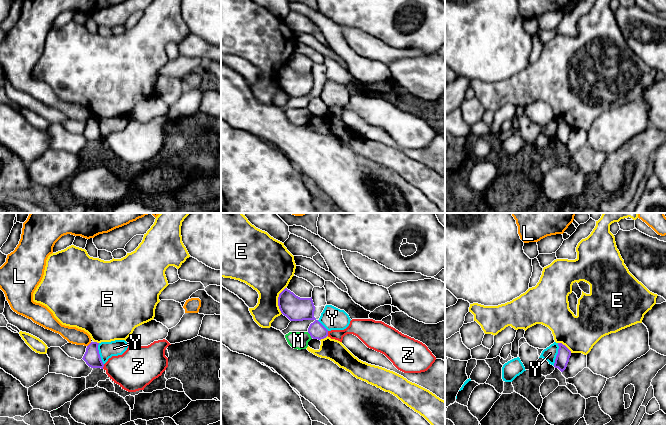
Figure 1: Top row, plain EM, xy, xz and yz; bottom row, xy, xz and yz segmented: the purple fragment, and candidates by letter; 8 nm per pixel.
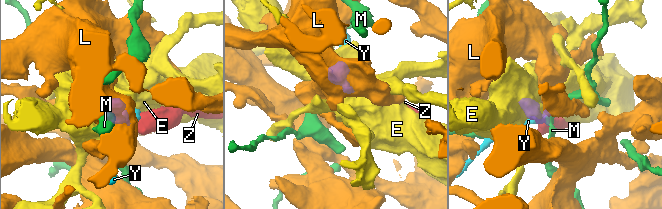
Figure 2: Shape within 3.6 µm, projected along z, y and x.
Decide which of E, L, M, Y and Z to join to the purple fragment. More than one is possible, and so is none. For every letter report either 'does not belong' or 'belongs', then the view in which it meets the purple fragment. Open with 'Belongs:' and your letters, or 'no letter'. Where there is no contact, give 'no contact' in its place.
Belongs: no letter
E: does not belong | xz
L: does not belong | xy
M: does not belong | xz
Y: does not belong | yz
Z: does not belong | xy

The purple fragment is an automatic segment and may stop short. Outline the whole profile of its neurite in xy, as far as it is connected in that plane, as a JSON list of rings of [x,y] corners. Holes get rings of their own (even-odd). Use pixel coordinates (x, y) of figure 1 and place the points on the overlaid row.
[[[91,342],[87,346],[86,352],[82,359],[91,368],[103,369],[104,364],[103,364],[100,354],[99,354],[98,345],[99,345],[99,343],[97,343],[97,342]]]

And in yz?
[[[558,343],[558,346],[559,349],[555,359],[554,367],[558,368],[561,372],[563,372],[566,369],[567,364],[569,362],[571,351],[562,343]]]

